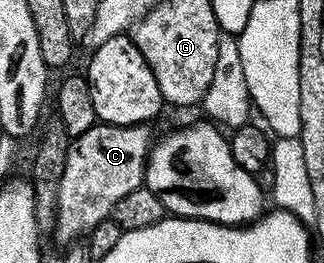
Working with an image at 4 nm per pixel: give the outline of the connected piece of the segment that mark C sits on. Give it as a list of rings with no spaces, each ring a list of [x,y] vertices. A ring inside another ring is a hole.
[[[93,124],[84,134],[73,137],[68,150],[68,162],[64,162],[64,174],[60,178],[58,191],[58,209],[54,222],[53,239],[58,239],[62,246],[69,246],[89,237],[100,222],[111,219],[116,202],[132,194],[132,190],[143,187],[146,179],[146,157],[150,155],[152,139],[146,124]]]

